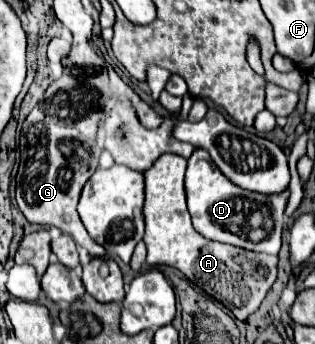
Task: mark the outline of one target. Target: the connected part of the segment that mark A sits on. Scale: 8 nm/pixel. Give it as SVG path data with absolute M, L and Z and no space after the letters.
M163 154L145 172L145 238L147 264L167 264L181 270L195 286L203 288L215 300L221 300L239 320L253 314L271 284L277 278L277 256L263 252L249 252L237 246L227 246L211 240L203 240L195 232L187 204L185 204L185 176L187 160L177 154Z

